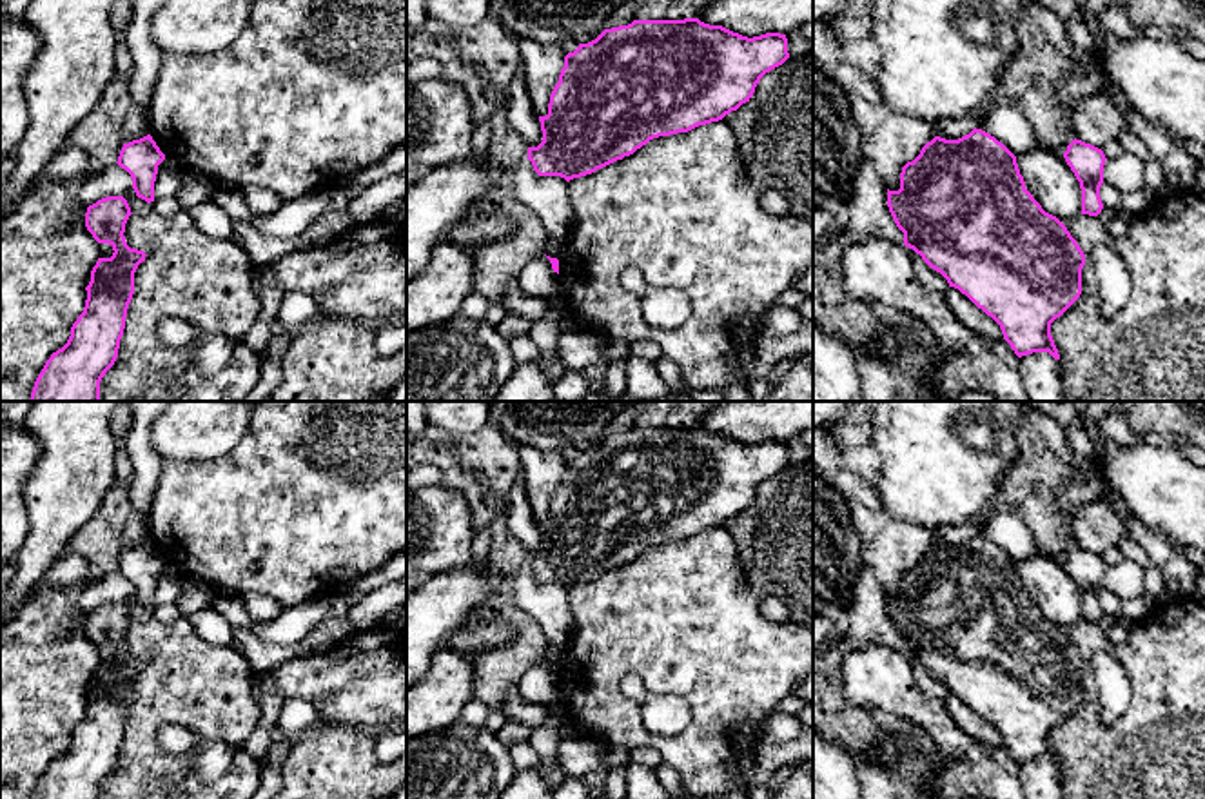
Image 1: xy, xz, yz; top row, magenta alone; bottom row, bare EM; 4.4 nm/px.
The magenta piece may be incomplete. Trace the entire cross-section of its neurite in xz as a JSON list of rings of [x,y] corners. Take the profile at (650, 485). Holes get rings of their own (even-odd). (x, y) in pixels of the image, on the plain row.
[[[699,425],[633,427],[604,436],[564,463],[548,521],[539,523],[543,548],[528,554],[526,565],[539,583],[570,588],[592,581],[633,561],[653,545],[722,527],[749,508],[760,485],[788,465],[786,441],[748,445]]]

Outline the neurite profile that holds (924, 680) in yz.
[[[907,654],[907,657],[911,659],[913,665],[913,674],[915,674],[915,681],[916,685],[929,695],[944,699],[949,690],[947,686],[936,679],[935,676],[931,676],[920,661],[916,661],[913,656]]]

